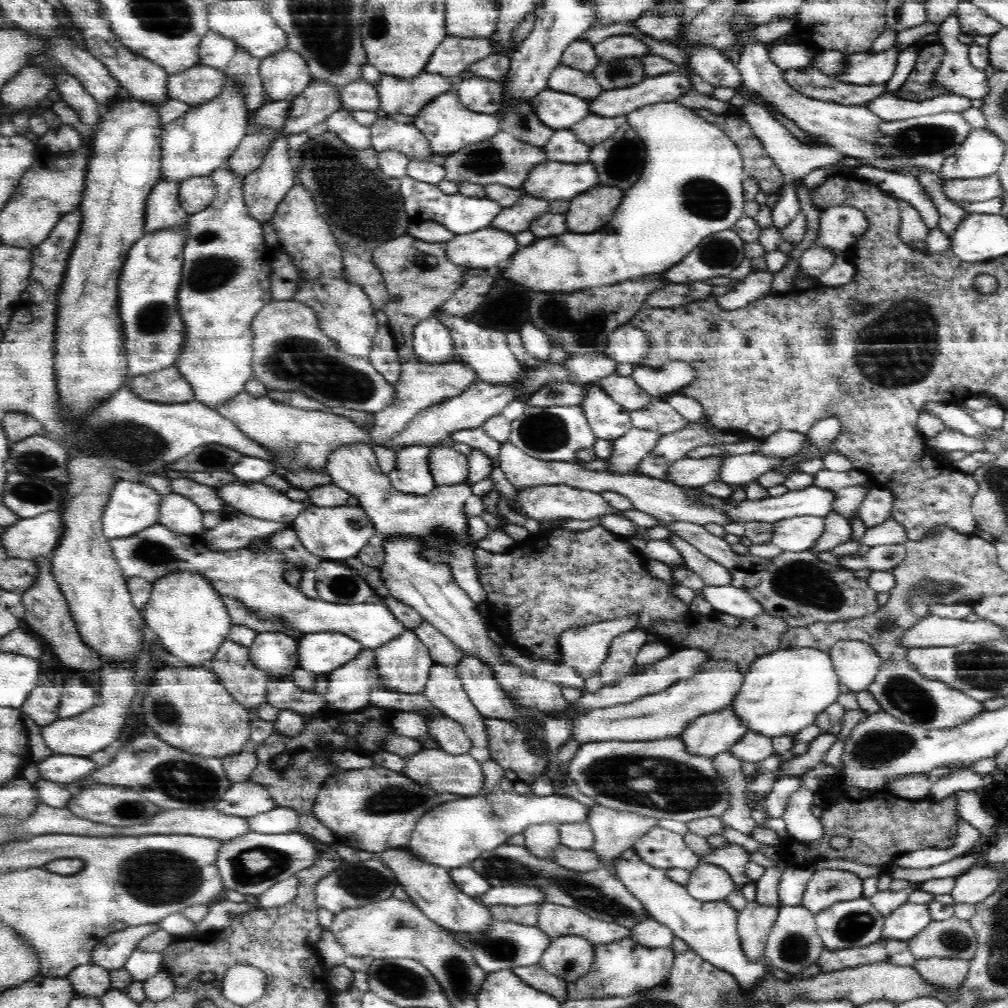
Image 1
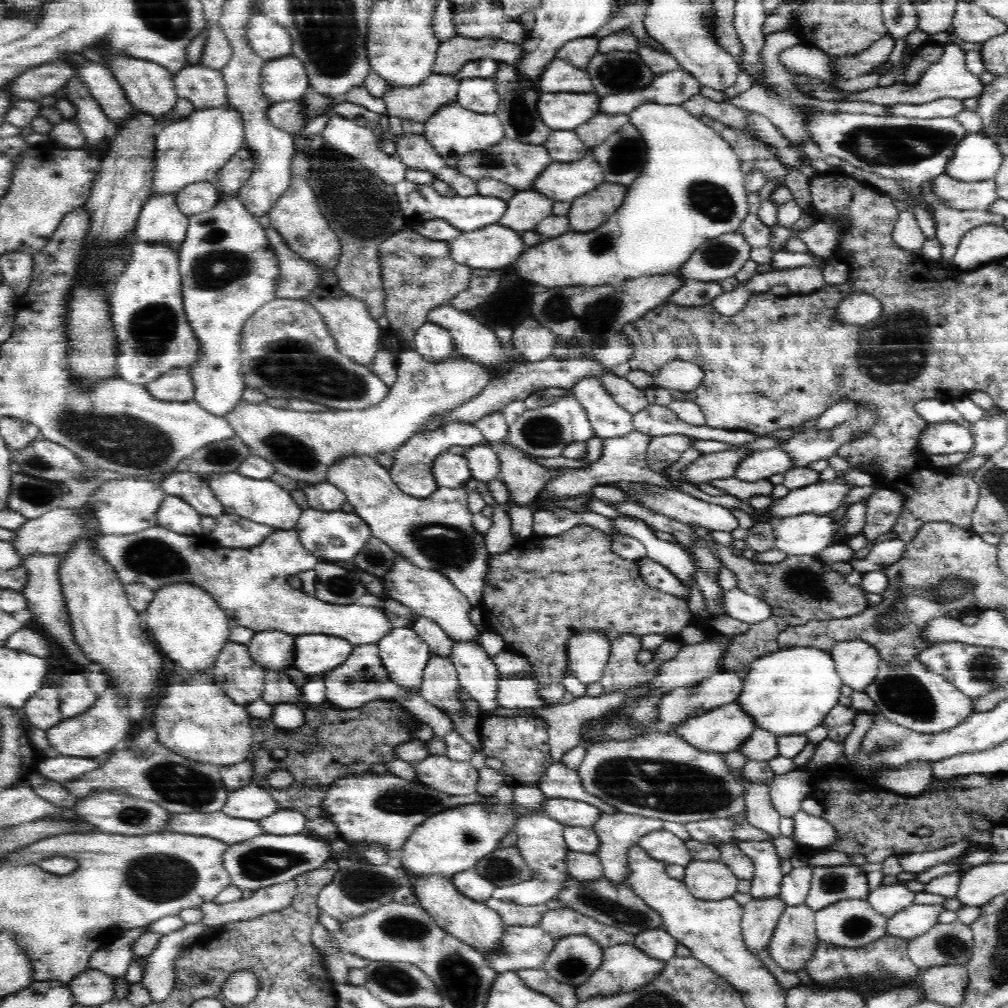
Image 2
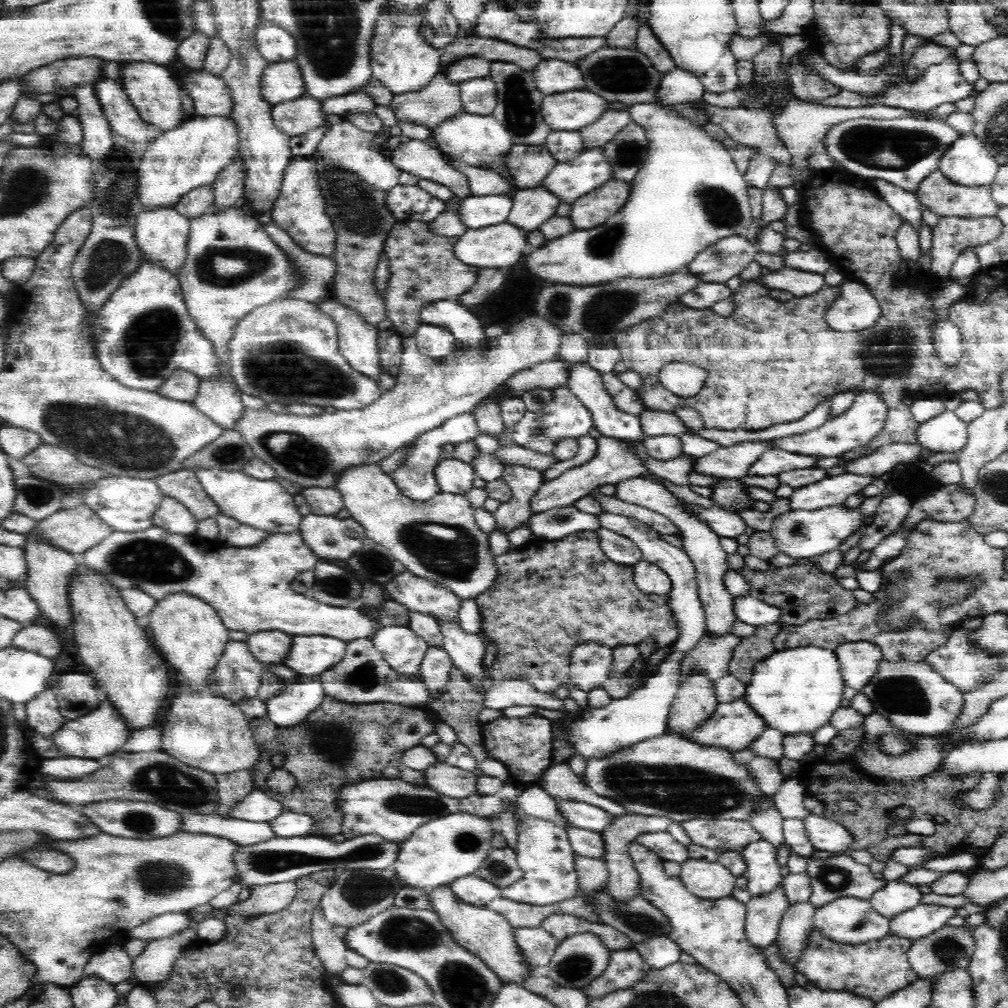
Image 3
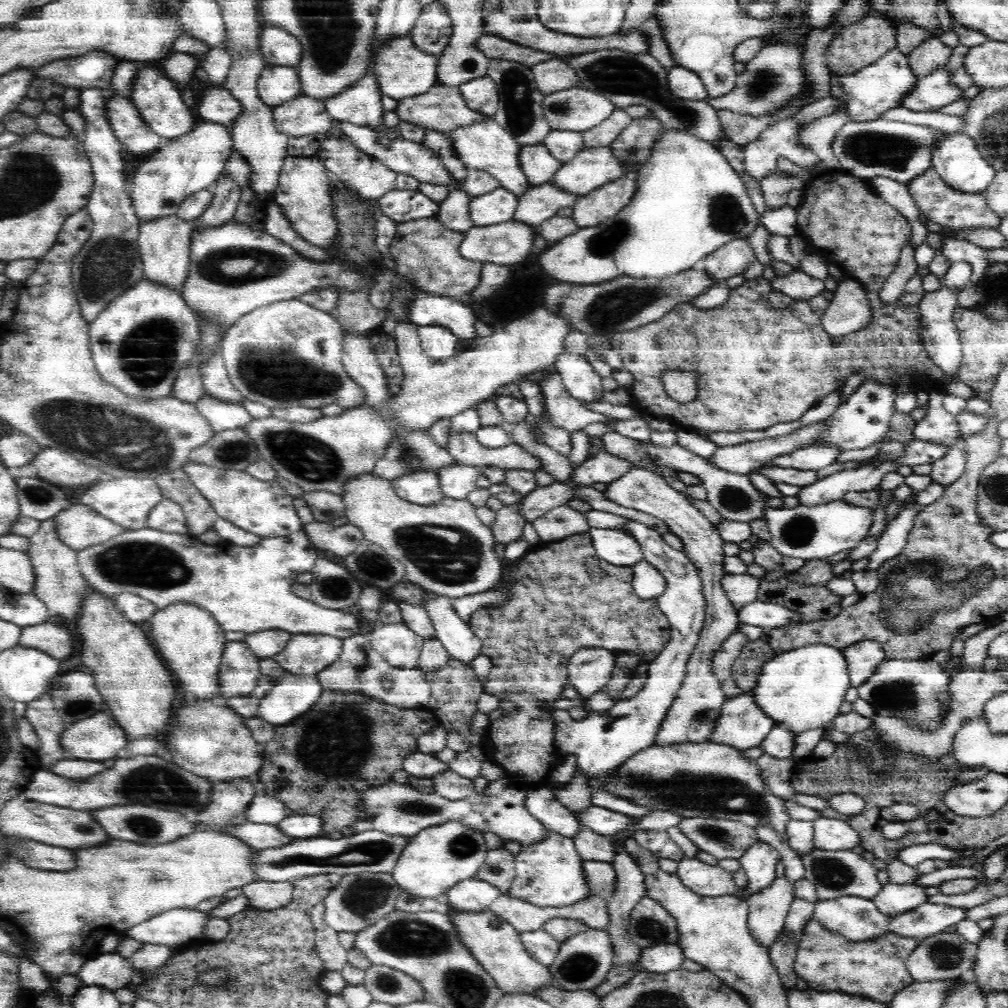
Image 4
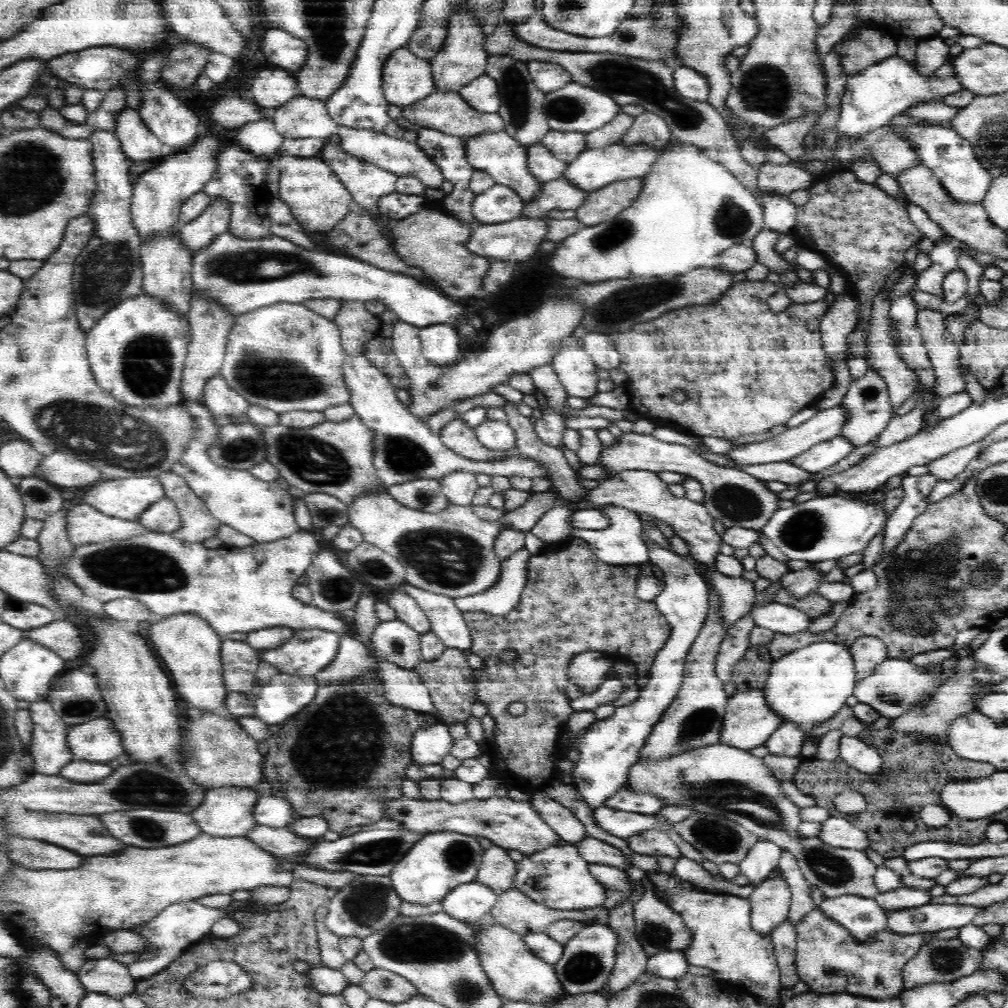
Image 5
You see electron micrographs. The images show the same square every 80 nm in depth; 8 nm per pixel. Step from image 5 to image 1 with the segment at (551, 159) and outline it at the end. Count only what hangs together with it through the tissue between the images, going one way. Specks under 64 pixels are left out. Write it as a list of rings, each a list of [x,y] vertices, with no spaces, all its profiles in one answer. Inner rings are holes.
[[[500,130],[492,138],[486,138],[482,142],[474,142],[456,152],[446,155],[443,164],[446,169],[446,178],[450,182],[458,184],[462,181],[472,182],[476,185],[504,185],[513,189],[522,189],[524,182],[528,180],[528,174],[534,166],[540,166],[540,162],[547,160],[543,147],[532,146],[528,143],[516,140],[511,134]]]

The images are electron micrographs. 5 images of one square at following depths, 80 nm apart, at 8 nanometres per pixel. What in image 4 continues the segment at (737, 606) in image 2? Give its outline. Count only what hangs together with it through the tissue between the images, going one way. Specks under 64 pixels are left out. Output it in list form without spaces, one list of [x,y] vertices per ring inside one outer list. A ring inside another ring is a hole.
[[[760,599],[754,600],[742,606],[738,612],[739,622],[762,626],[766,629],[780,628],[788,624],[799,624],[797,616],[783,606],[762,602]]]

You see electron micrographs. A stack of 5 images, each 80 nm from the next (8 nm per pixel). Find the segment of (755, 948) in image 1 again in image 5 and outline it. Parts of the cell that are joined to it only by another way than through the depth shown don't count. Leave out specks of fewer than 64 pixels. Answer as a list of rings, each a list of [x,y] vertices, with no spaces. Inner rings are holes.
[[[781,873],[756,885],[747,899],[751,902],[750,924],[761,936],[769,936],[772,929],[788,919],[791,887]]]

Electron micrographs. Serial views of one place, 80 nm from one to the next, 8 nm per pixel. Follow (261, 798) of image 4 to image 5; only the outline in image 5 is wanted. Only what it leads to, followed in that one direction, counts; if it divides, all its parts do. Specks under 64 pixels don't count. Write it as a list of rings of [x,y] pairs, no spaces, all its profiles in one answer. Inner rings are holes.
[[[259,796],[258,803],[252,810],[257,824],[272,828],[288,829],[288,824],[296,819],[288,800],[278,796]]]

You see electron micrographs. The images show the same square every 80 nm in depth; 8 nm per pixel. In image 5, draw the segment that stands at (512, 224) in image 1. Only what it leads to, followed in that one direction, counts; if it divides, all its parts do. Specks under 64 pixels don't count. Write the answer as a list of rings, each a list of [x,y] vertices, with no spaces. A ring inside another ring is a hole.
[[[564,177],[543,183],[541,193],[533,203],[524,203],[521,216],[546,219],[550,210],[576,210],[590,192],[576,190],[576,185],[568,184]]]

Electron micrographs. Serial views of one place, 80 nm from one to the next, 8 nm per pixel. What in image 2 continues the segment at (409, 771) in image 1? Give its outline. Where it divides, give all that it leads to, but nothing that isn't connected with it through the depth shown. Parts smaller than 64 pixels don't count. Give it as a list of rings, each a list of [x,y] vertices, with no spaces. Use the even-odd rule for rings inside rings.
[[[431,755],[414,766],[417,771],[417,781],[435,790],[464,797],[477,793],[479,772],[471,760]]]

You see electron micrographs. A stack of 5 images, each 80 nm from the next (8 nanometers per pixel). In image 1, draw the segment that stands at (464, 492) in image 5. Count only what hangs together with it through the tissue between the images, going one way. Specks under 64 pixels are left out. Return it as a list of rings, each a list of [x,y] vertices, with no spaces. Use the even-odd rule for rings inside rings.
[[[451,443],[440,444],[432,450],[428,466],[437,486],[457,485],[468,480],[467,456],[456,451]]]

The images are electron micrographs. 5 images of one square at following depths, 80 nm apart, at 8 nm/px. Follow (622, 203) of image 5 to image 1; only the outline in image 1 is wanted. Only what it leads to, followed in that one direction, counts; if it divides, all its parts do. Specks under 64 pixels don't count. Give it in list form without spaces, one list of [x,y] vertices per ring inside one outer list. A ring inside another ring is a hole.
[[[598,184],[570,199],[565,221],[568,230],[574,233],[589,233],[610,222],[625,191],[616,187]]]

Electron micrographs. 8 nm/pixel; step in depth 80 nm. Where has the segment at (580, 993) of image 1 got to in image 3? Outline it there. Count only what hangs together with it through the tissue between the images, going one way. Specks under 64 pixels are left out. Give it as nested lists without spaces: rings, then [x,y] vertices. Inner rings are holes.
[[[633,947],[612,950],[606,970],[583,990],[588,998],[600,998],[619,990],[632,988],[638,981],[642,981],[650,970],[652,968],[644,962],[643,955]]]

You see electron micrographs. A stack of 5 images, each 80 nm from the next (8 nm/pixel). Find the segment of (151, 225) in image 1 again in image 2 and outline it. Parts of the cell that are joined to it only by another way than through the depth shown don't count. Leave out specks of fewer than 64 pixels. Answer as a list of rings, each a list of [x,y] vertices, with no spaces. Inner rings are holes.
[[[157,191],[151,195],[139,214],[133,242],[169,240],[180,250],[188,230],[189,216],[176,204],[174,191]]]

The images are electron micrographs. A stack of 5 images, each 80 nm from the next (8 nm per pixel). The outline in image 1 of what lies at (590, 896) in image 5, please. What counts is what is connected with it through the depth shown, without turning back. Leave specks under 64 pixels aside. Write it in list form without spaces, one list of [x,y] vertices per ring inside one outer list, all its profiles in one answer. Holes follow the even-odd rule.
[[[540,823],[539,825],[530,825],[524,829],[523,847],[530,850],[538,859],[546,859],[555,862],[552,850],[560,846],[560,831],[557,823]],[[526,885],[491,886],[486,894],[476,896],[476,901],[487,907],[495,904],[522,906],[540,905],[545,902],[544,891]]]

